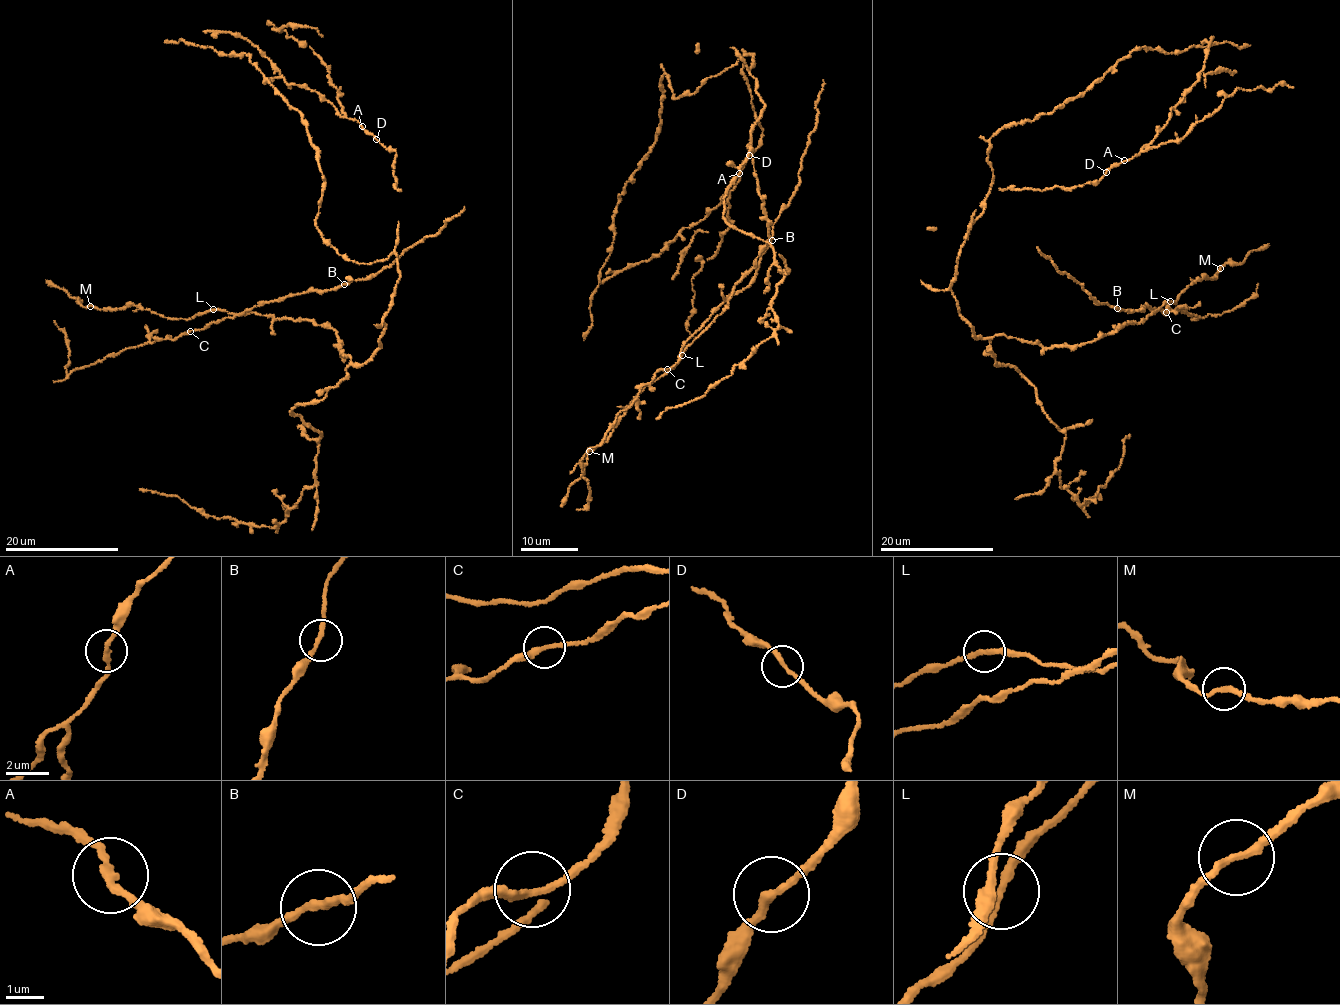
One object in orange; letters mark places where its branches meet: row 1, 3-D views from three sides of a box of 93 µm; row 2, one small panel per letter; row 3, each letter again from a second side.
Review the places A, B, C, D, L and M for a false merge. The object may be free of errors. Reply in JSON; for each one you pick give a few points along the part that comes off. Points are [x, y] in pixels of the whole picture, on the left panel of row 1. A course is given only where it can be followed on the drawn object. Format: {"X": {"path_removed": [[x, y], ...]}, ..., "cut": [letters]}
{"cut": []}

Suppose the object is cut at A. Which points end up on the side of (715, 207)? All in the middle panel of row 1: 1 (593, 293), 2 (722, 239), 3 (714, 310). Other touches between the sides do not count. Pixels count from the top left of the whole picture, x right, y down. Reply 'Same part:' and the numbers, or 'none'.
Same part: 2

